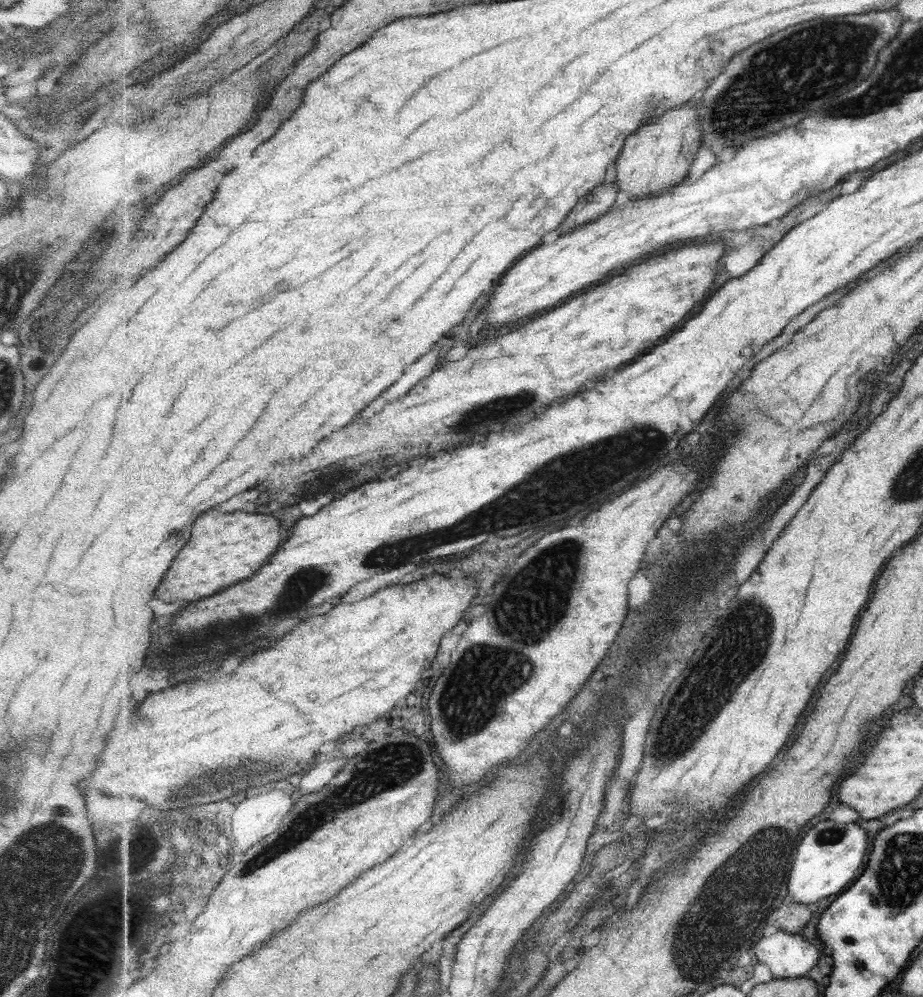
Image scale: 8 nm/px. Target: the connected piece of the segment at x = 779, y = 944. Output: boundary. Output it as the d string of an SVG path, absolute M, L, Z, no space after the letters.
M785 929L768 938L763 937L755 946L755 962L765 964L775 979L814 975L821 960L822 951L817 946L800 933L790 934Z

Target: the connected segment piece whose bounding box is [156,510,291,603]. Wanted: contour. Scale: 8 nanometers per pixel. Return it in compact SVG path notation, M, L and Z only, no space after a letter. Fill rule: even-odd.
M209 510L193 526L193 540L189 540L185 552L177 556L156 596L167 603L177 600L199 601L215 596L233 584L253 578L265 564L269 564L289 536L291 530L287 530L275 516L269 514L247 514L243 511L221 514Z

